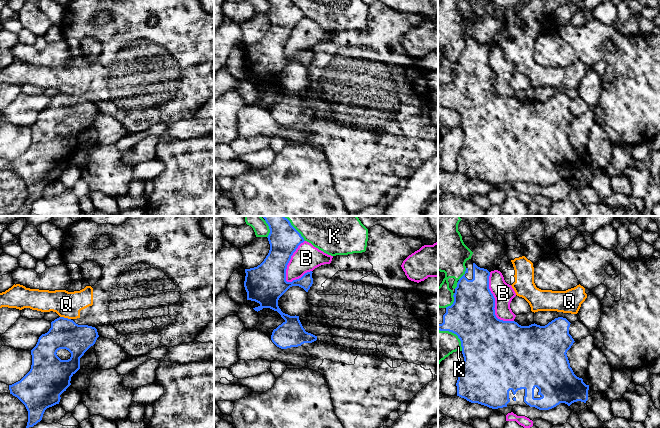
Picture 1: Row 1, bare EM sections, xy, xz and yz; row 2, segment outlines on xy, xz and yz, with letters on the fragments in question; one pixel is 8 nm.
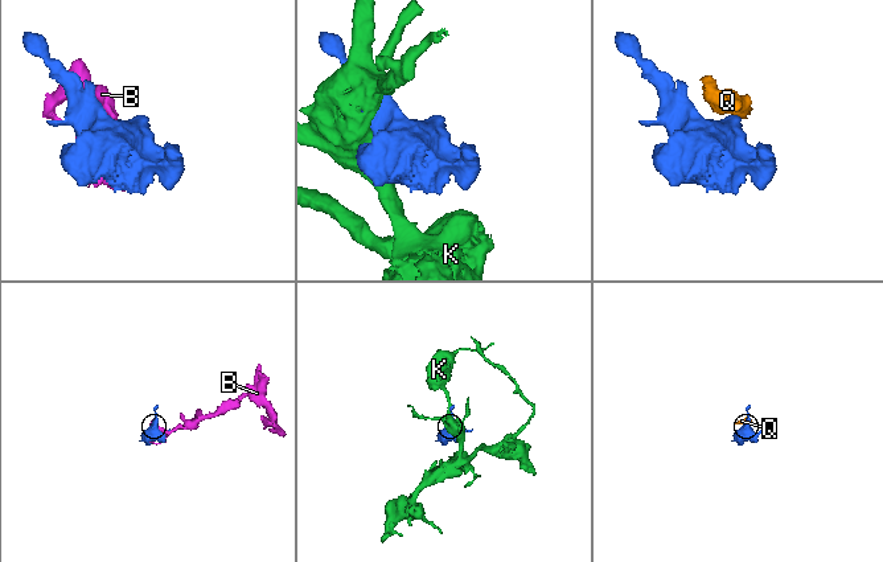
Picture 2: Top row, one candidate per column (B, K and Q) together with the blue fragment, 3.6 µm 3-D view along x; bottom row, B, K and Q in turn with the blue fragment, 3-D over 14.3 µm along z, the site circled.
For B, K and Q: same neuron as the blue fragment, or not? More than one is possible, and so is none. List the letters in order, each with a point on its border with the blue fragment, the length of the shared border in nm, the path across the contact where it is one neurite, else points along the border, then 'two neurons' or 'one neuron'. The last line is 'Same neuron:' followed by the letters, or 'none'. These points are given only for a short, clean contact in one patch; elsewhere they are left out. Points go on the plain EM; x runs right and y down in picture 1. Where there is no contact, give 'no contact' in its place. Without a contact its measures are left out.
B: contact xz (289, 36); length 380 nm; two neurons
K: contact xz (298, 8); length 180 nm; two neurons
Q: contact xy (65, 94); length 90 nm; border xy (60, 92), (70, 95); two neurons
Same neuron: none

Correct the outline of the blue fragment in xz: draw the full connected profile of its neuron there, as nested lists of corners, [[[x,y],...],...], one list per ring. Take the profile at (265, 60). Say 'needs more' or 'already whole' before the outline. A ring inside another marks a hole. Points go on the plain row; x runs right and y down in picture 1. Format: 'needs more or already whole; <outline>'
already whole; [[[268,0],[270,9],[268,17],[270,26],[264,37],[257,43],[245,45],[244,63],[247,76],[260,81],[253,84],[260,87],[270,84],[277,87],[285,96],[273,106],[272,118],[281,125],[298,123],[304,119],[312,119],[317,112],[308,109],[303,104],[299,92],[290,92],[281,87],[279,74],[292,62],[299,62],[306,68],[313,60],[312,47],[301,54],[286,57],[286,45],[291,32],[305,16],[291,0]]]

